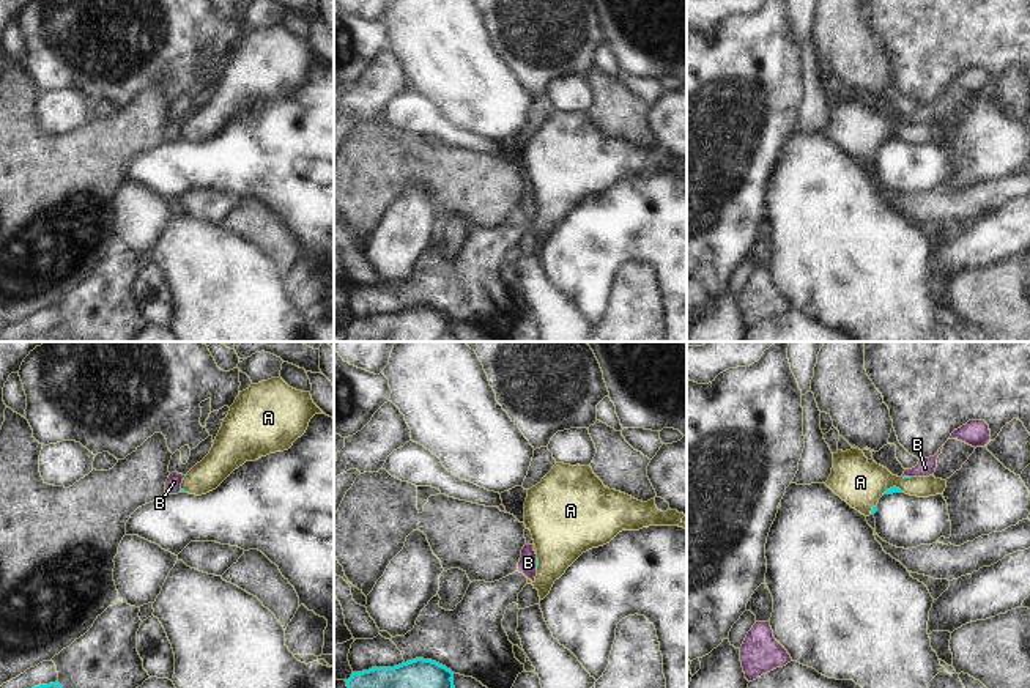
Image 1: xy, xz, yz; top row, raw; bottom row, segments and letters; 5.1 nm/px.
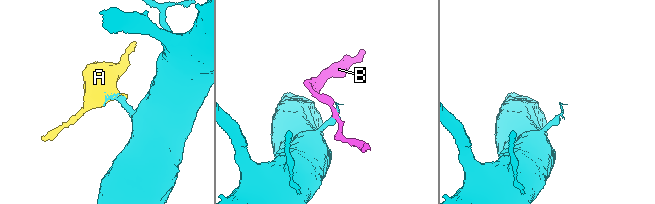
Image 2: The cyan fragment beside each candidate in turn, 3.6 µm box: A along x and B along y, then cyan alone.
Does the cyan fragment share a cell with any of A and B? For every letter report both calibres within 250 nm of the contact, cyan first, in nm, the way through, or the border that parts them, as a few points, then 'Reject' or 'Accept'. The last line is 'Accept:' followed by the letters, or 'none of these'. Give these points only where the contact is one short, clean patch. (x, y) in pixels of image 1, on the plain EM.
A: Thickness 30 nm (cyan) against 240 nm. Path across: yz (892, 137), (893, 134), (884, 129), (860, 129). Accept
B: Thickness 20 nm (cyan) against 100 nm. Boundary: xz (536, 207), (537, 213). Reject
Accept: A

